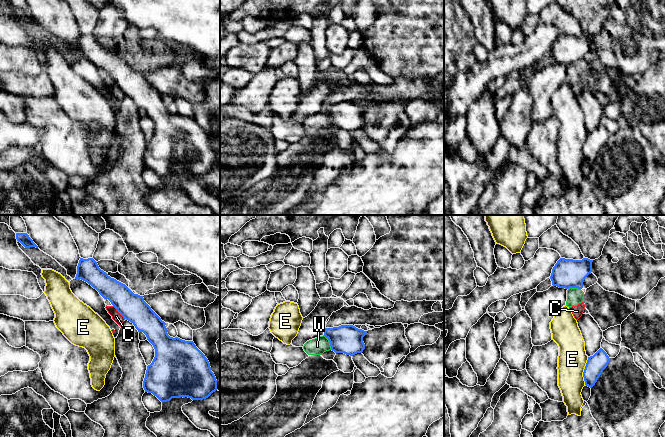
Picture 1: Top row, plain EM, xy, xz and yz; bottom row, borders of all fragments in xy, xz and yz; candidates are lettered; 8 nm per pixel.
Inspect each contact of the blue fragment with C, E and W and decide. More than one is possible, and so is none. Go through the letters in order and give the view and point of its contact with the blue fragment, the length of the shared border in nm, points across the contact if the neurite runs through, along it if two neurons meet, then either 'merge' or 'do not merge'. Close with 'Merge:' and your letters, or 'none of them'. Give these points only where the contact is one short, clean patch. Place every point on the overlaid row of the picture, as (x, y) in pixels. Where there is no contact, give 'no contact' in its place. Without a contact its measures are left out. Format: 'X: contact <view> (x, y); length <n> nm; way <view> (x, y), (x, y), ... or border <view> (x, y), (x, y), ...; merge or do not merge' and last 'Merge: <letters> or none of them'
C: contact xy (118, 311); length 150 nm; border xy (113, 305), (124, 319); do not merge
E: contact yz (584, 371); length 220 nm; border yz (588, 357), (583, 372), (584, 384); do not merge
W: contact xz (329, 341); length 140 nm; border xz (323, 335), (328, 340), (331, 349); do not merge
Merge: none of them

